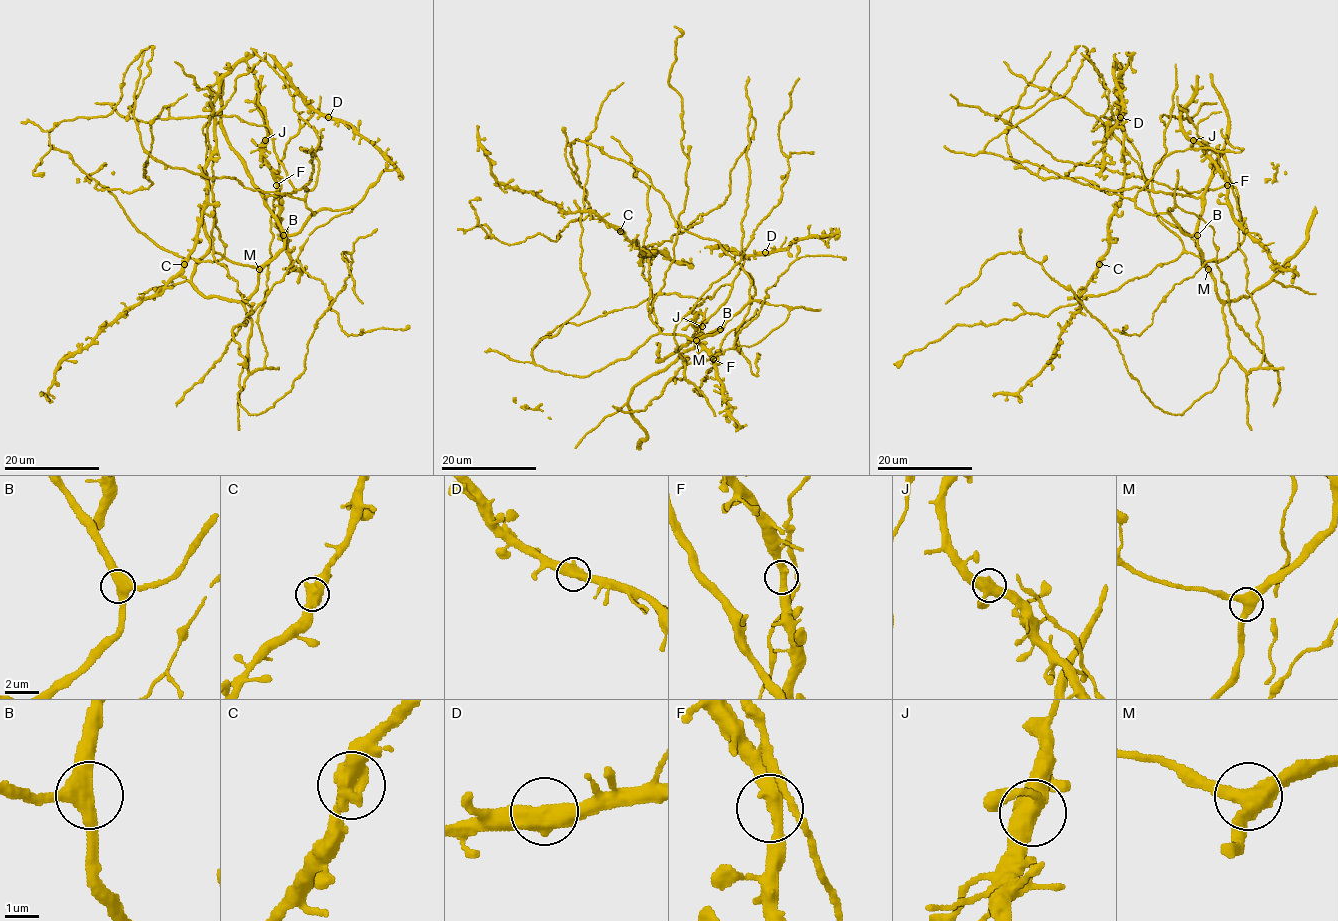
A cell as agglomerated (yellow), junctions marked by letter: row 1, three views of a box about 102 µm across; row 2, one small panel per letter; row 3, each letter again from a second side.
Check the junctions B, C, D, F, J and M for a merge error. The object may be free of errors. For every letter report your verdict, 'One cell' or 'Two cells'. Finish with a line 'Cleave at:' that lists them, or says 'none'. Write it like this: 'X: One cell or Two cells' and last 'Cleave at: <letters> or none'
B: One cell
C: One cell
D: One cell
F: One cell
J: One cell
M: One cell
Cleave at: none

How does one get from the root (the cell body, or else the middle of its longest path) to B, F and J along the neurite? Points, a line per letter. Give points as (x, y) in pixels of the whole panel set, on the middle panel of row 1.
B: (748, 294), (749, 300), (720, 329)
F: (748, 294), (721, 329), (681, 354), (688, 358), (684, 377), (701, 396), (694, 390), (717, 363), (713, 359)
J: (748, 294), (721, 329), (681, 354), (684, 377), (703, 396), (694, 390), (717, 363), (698, 340), (702, 326)

